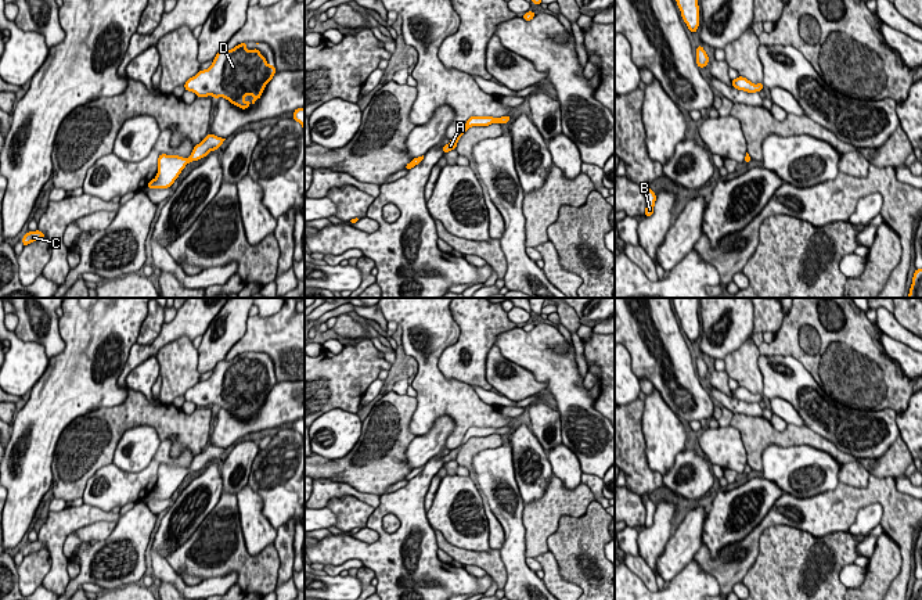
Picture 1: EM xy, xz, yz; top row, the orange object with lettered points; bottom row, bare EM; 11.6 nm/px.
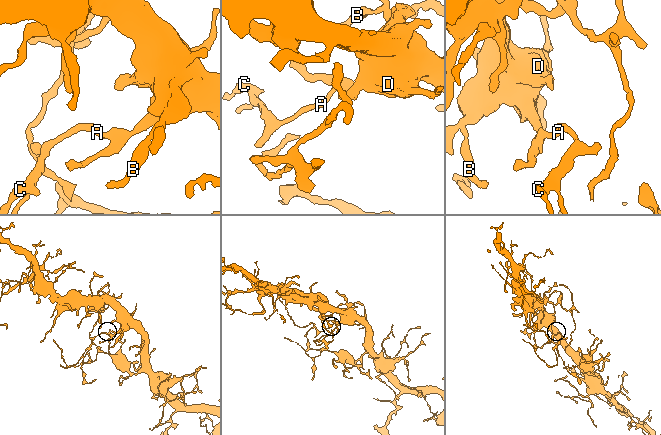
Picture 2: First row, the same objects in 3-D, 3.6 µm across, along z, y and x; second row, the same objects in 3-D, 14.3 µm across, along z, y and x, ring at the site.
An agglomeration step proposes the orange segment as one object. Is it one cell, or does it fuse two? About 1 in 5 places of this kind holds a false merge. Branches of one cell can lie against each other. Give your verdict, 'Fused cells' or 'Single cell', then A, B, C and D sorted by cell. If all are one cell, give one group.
Single cell. Groups: A B C D

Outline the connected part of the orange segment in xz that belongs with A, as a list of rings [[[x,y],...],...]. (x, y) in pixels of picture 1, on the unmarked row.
[[[508,425],[501,427],[501,428],[493,428],[493,427],[471,427],[468,428],[461,445],[455,449],[451,449],[449,455],[443,456],[442,460],[443,463],[449,463],[451,460],[457,459],[457,453],[460,450],[460,448],[472,436],[489,436],[491,434],[507,434],[509,432],[511,428]]]

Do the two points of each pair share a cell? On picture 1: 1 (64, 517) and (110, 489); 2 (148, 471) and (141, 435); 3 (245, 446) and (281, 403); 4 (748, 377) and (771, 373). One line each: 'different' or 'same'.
1: different
2: different
3: different
4: different

